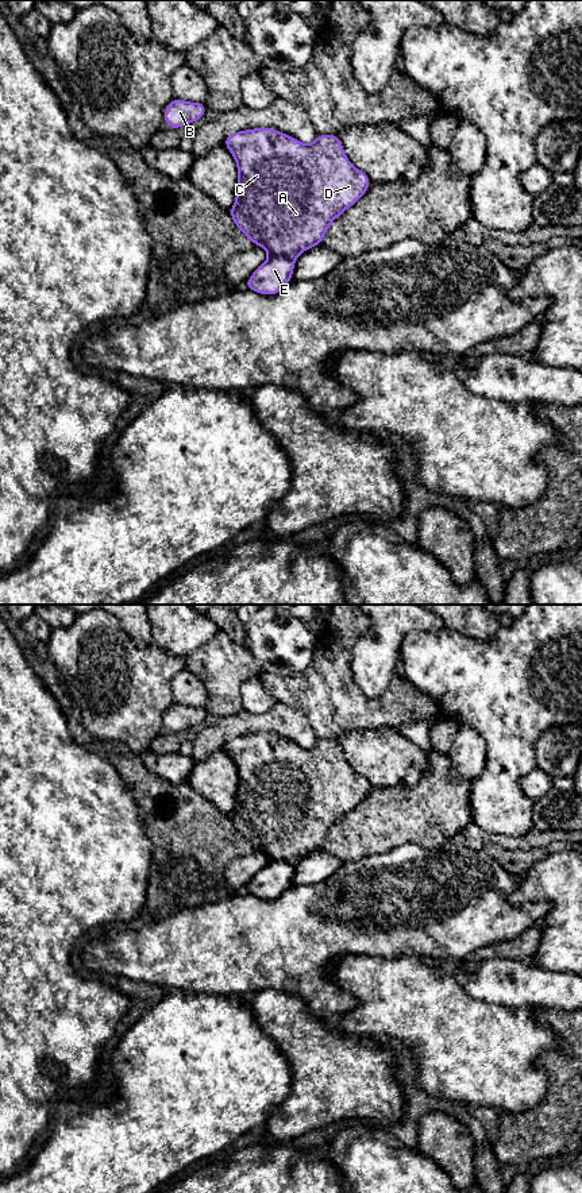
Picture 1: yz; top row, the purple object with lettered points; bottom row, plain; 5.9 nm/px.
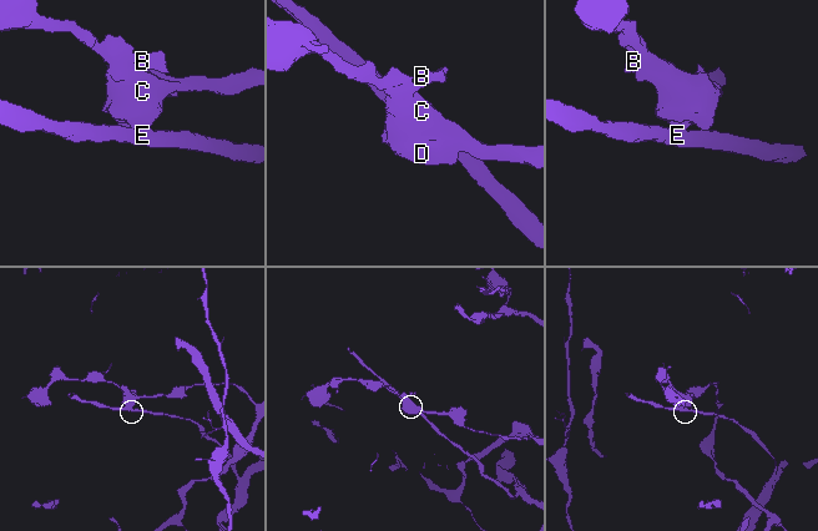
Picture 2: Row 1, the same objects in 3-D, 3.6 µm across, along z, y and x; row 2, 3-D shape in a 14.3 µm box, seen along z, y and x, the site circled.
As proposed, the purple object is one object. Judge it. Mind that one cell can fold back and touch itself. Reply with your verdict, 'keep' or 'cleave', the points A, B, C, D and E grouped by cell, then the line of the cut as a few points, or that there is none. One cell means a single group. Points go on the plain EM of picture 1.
cleave; groups A B C D / E; cut yz (269, 860), (286, 860), (293, 865)

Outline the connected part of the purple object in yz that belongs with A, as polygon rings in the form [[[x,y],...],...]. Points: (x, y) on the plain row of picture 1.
[[[259,731],[232,737],[223,749],[231,756],[238,771],[236,803],[228,816],[236,833],[254,850],[263,852],[269,861],[285,860],[296,865],[301,857],[320,850],[331,827],[359,806],[373,787],[366,777],[350,768],[338,740],[317,740],[313,748],[304,749],[274,733]]]

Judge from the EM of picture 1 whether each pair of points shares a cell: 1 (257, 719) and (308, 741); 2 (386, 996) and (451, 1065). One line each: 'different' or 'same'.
1: same
2: same

